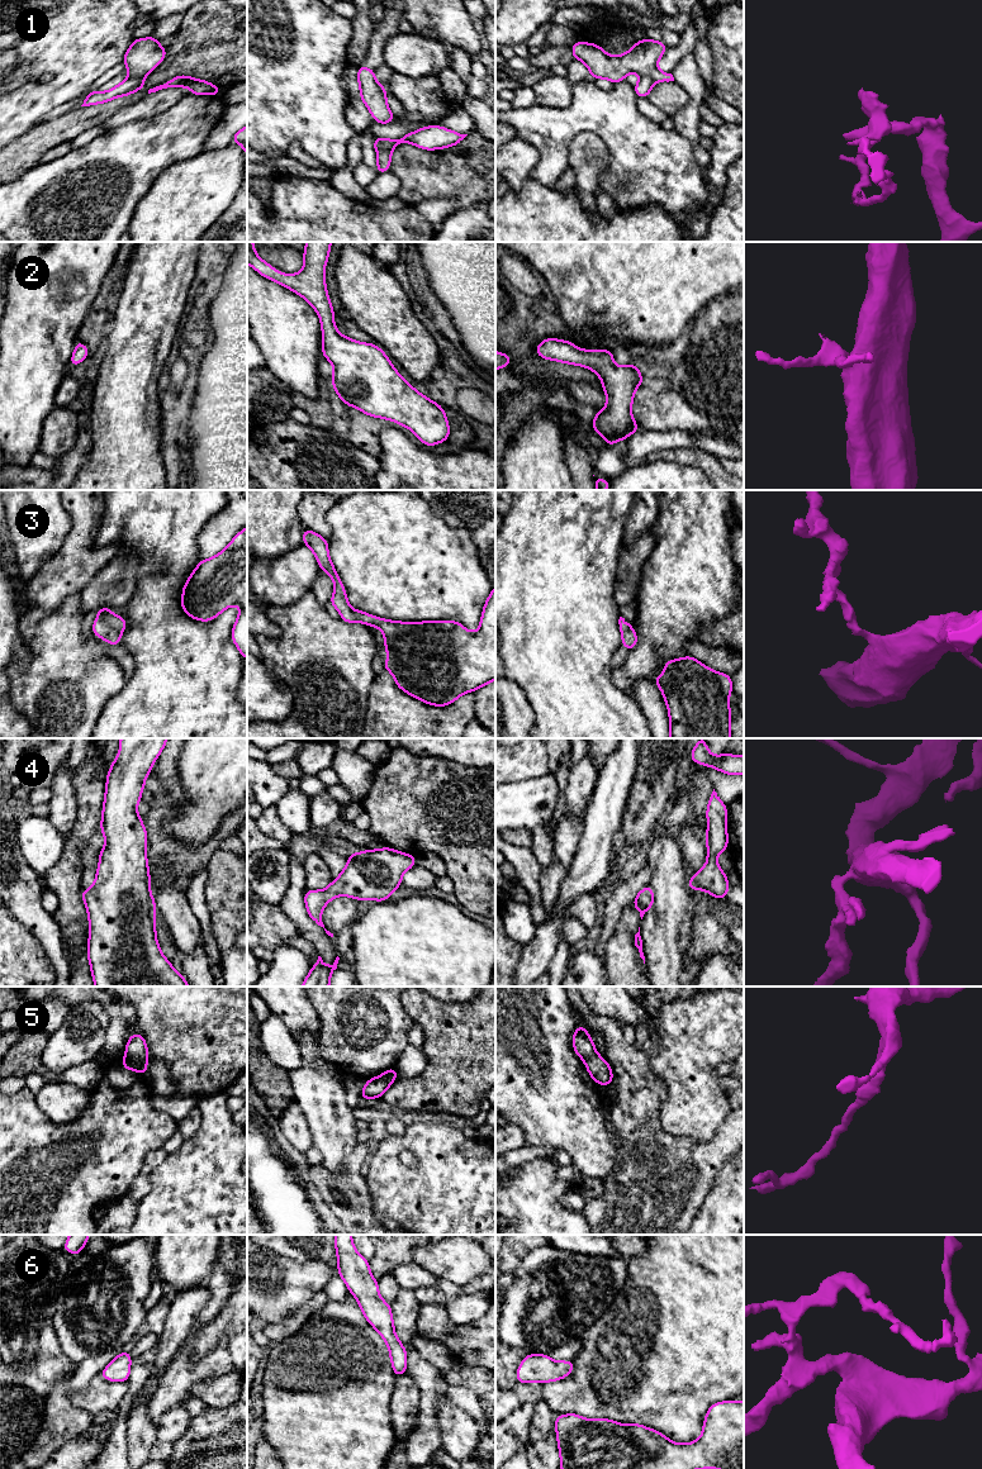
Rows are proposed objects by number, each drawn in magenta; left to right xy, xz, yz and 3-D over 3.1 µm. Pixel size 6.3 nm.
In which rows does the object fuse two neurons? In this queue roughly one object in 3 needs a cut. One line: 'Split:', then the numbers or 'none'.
Split: 1, 5

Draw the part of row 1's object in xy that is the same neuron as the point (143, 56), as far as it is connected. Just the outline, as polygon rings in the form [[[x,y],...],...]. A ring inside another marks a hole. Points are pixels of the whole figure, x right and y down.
[[[151,35],[143,39],[133,39],[123,62],[129,76],[144,79],[162,62],[166,53],[167,48],[162,48],[158,39]]]

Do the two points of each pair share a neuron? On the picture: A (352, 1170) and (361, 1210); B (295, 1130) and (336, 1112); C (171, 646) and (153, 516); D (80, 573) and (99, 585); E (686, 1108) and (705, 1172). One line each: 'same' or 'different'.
A: same
B: different
C: same
D: different
E: different

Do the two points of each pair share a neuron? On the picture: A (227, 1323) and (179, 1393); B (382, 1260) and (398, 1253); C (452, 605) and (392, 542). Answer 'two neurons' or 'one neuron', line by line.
A: two neurons
B: one neuron
C: one neuron

